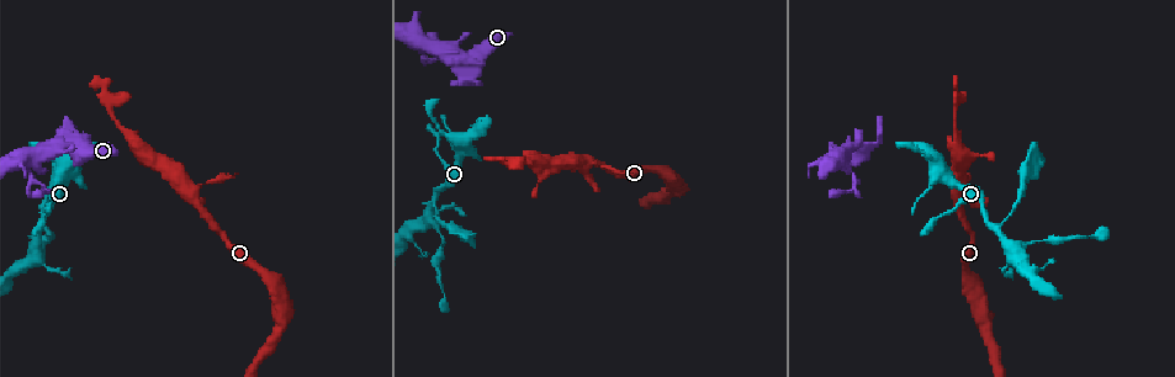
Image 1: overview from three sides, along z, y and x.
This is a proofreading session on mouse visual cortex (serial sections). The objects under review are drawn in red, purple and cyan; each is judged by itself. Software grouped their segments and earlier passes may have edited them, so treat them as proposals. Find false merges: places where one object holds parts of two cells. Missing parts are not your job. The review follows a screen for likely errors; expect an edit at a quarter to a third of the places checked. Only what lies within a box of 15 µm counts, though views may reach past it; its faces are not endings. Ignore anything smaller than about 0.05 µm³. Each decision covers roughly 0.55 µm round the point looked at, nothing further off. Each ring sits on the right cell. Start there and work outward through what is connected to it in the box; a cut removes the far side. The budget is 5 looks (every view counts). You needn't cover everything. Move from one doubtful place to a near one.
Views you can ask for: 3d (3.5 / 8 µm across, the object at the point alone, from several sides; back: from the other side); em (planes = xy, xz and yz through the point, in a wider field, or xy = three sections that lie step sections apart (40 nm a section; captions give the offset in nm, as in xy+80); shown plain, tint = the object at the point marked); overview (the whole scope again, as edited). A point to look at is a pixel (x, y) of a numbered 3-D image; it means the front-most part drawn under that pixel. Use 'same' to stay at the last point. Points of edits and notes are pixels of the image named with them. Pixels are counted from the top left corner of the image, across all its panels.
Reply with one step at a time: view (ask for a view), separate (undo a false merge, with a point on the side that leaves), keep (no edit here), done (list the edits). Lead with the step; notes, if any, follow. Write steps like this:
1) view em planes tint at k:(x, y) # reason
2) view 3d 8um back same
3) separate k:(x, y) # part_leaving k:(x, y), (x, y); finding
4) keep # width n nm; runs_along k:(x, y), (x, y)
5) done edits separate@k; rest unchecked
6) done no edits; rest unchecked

view 3d 3.5um at 1:(508, 159) # thick turns thin

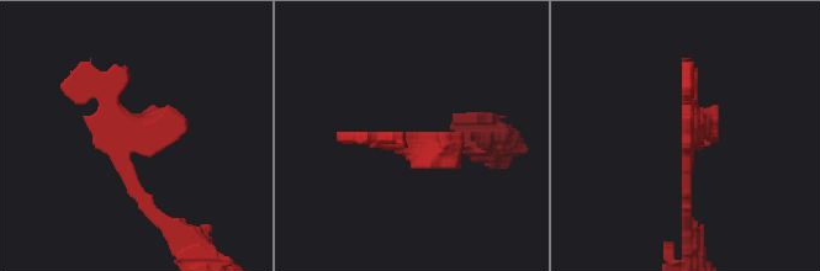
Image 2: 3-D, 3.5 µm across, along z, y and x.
view em xy step 3 tint at 2:(121, 145) # now the EM

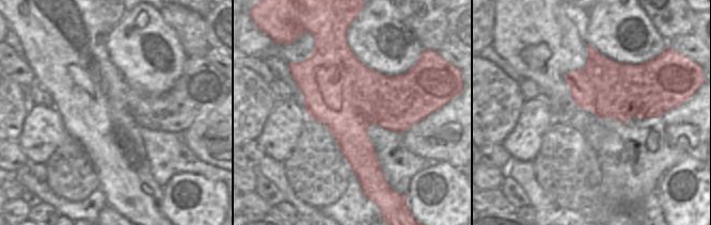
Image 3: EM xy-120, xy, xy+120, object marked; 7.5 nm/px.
keep # all the same cell

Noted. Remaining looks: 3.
view 3d 8um at 1:(993, 230) # calibre changes

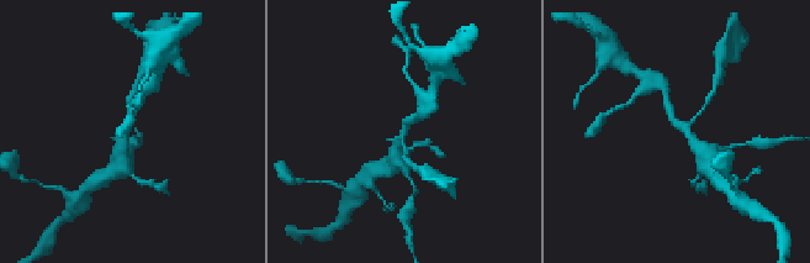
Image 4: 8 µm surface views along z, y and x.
view 3d 3.5um at 4:(680, 125) # zoom in

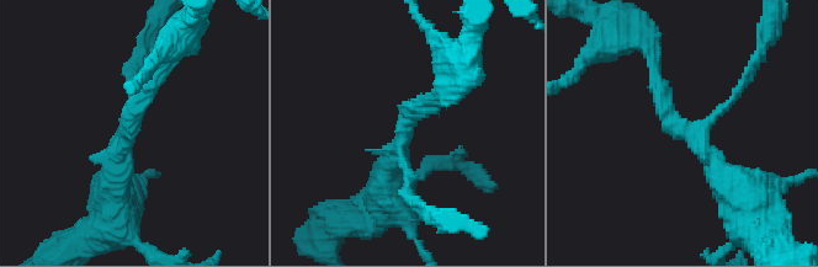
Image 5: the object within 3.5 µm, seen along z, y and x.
view em xy step 2 tint at 5:(404, 135) # arms 3; arm_widths 100, 250, 350 nm; need the tissue

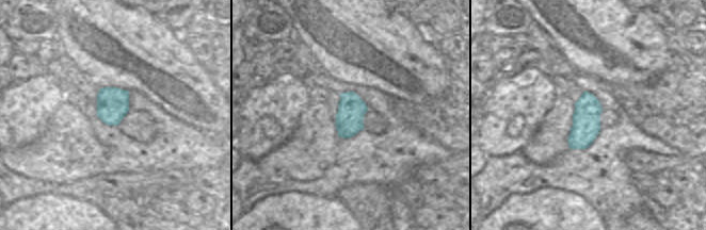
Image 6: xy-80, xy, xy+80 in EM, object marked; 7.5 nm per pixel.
keep # runs_along 5:(654, 71), (664, 110), (737, 201); continuous, no second cell

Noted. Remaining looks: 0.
done no edits; rest unchecked

